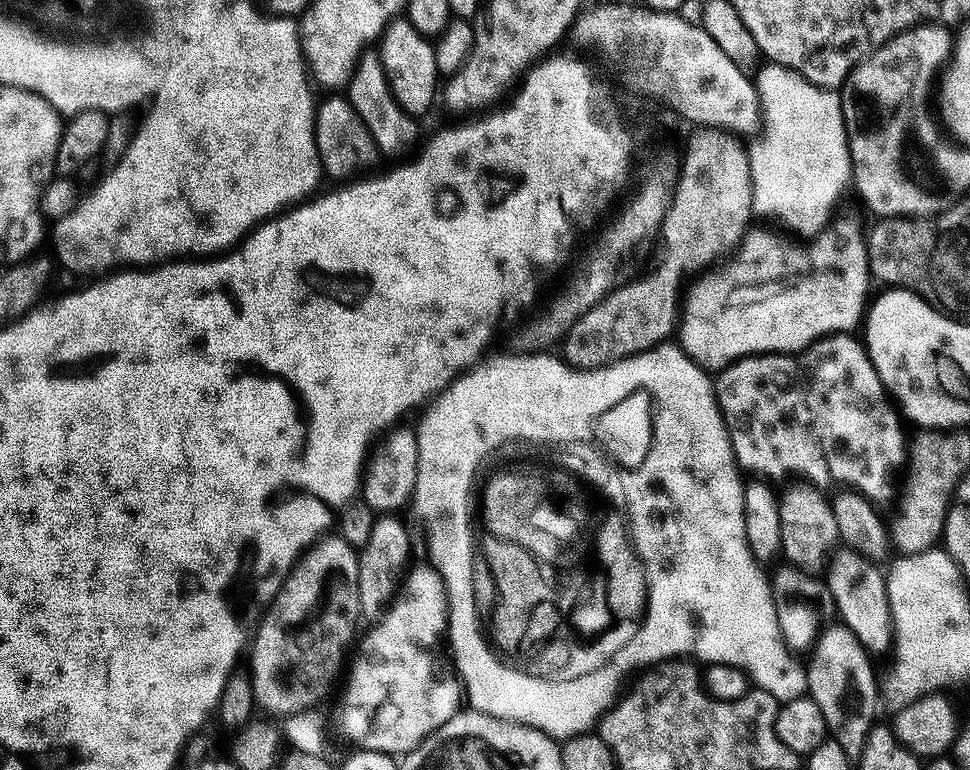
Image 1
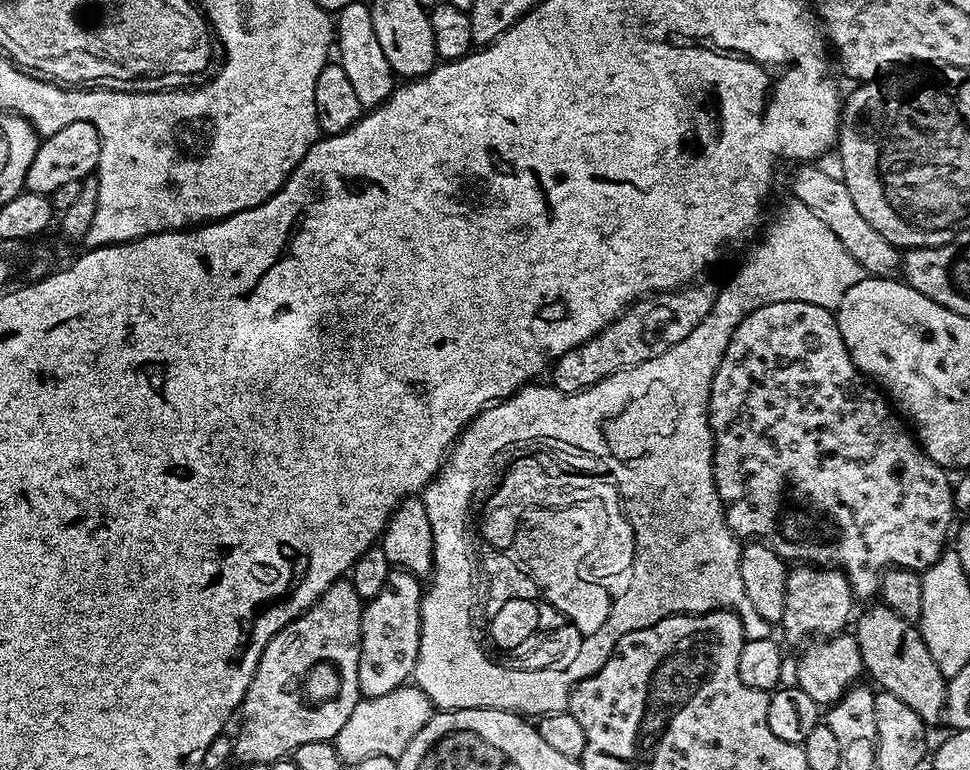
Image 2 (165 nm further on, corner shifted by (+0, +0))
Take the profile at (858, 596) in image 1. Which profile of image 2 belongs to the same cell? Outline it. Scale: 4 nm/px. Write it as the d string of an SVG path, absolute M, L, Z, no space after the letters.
M876 602L873 608L866 609L861 614L860 621L858 620L859 616L855 621L857 624L854 635L858 642L858 650L862 650L865 673L869 677L872 675L880 683L879 687L883 691L902 698L902 702L906 702L906 706L910 706L910 710L914 710L914 714L918 714L918 718L922 718L925 724L935 726L936 723L941 723L948 694L948 680L946 673L938 666L938 662L934 662L926 642L920 637L919 627L913 621L899 616L893 608L889 608L883 602Z

